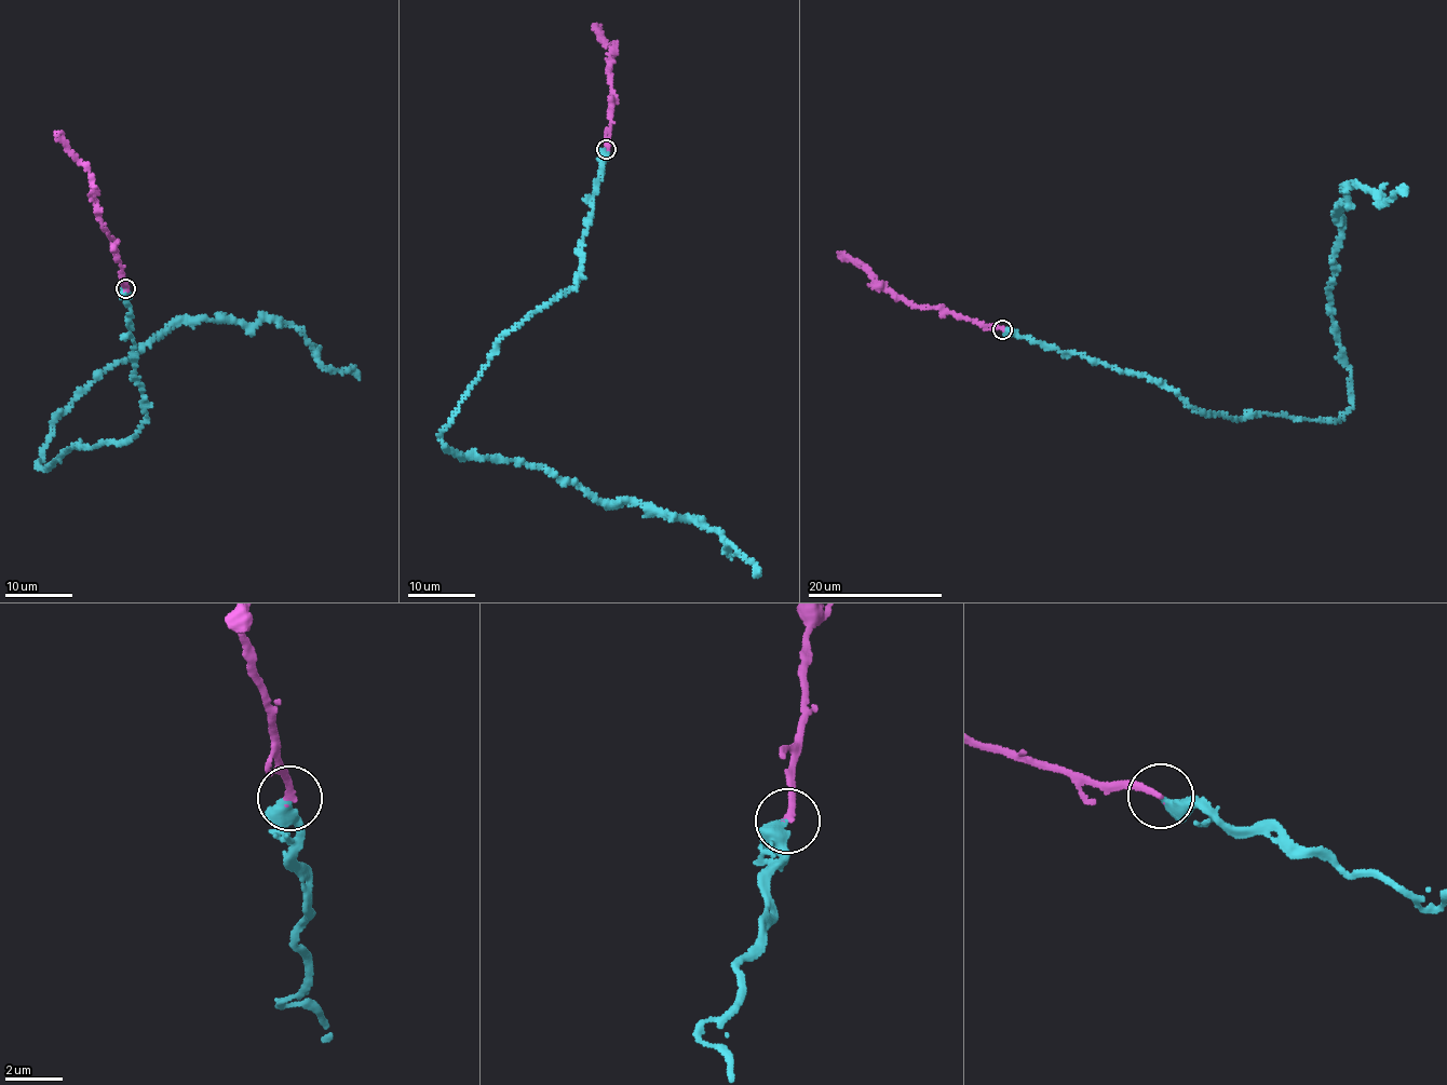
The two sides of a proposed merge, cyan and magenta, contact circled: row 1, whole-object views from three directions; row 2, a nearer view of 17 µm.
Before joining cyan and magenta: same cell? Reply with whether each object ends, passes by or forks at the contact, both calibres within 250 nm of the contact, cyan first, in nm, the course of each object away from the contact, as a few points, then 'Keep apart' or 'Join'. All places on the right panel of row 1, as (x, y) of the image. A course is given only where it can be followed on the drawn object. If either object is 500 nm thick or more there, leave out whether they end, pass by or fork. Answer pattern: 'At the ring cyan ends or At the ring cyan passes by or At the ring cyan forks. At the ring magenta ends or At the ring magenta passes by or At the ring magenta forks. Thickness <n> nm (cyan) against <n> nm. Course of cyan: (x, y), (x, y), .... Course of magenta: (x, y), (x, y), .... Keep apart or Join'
Thickness 500 nm (cyan) against 260 nm. Course of cyan: (1003, 328), (1204, 414), (1333, 421), (1352, 407), (1336, 207), (1352, 182), (1379, 205), (1406, 191). Course of magenta: (1003, 328), (983, 327), (955, 314), (945, 314), (938, 308), (911, 306), (887, 290), (869, 271), (840, 255). Join

